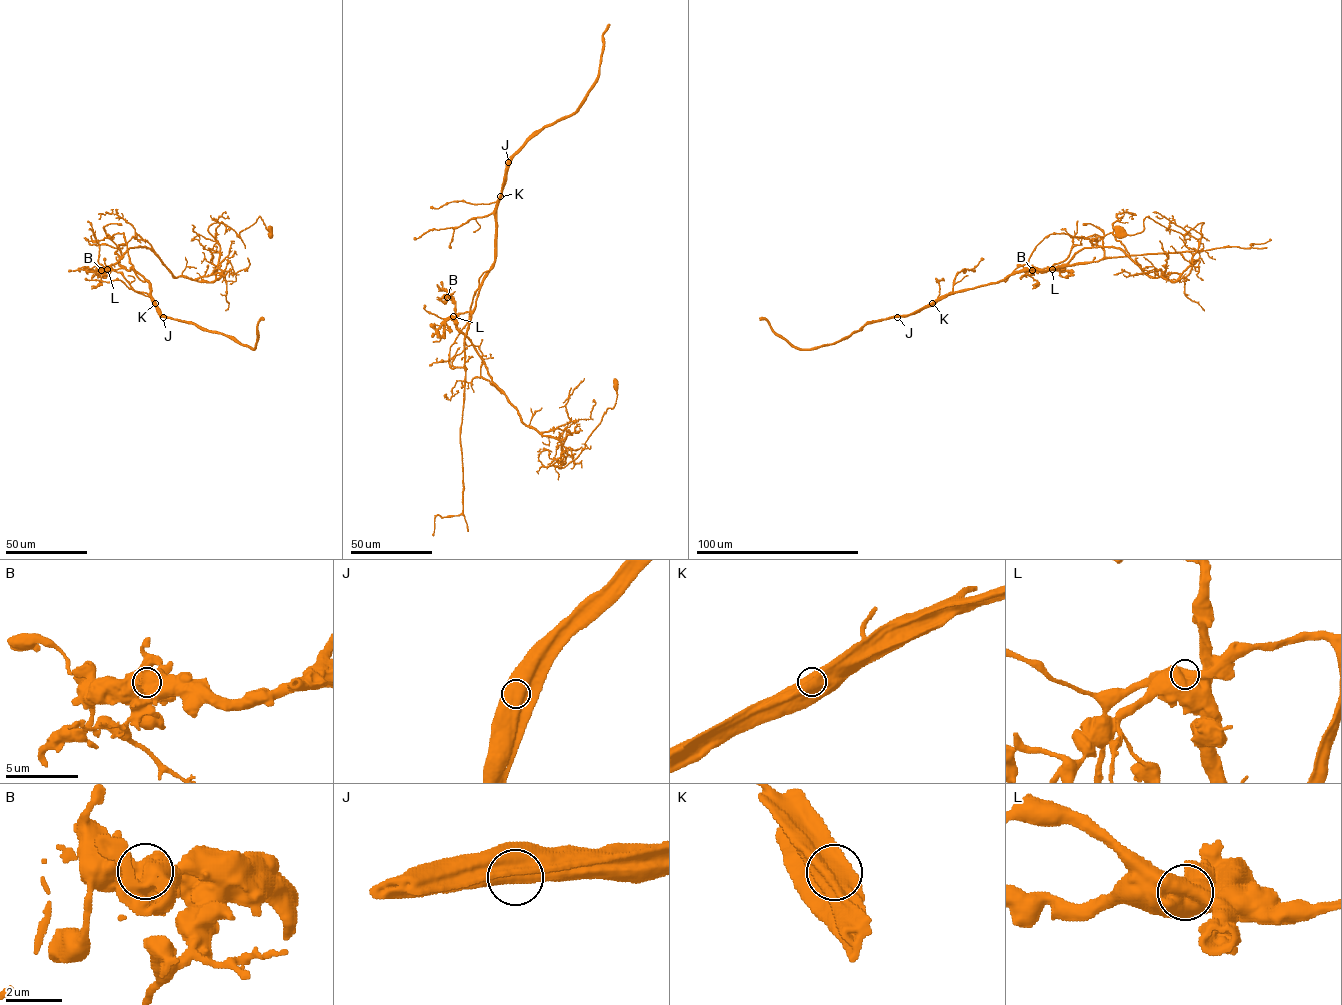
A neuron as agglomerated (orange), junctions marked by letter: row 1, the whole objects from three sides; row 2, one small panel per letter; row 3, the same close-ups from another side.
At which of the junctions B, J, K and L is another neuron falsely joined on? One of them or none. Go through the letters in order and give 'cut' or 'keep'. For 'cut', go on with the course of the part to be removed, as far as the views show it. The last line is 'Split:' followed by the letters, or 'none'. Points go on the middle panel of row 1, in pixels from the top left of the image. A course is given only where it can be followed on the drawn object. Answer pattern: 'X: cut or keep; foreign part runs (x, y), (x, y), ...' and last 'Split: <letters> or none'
B: keep
J: keep
K: keep
L: cut; foreign part runs (453, 316), (475, 308), (494, 262), (496, 201), (511, 158), (544, 127), (576, 110), (598, 73), (609, 24)
Split: L

